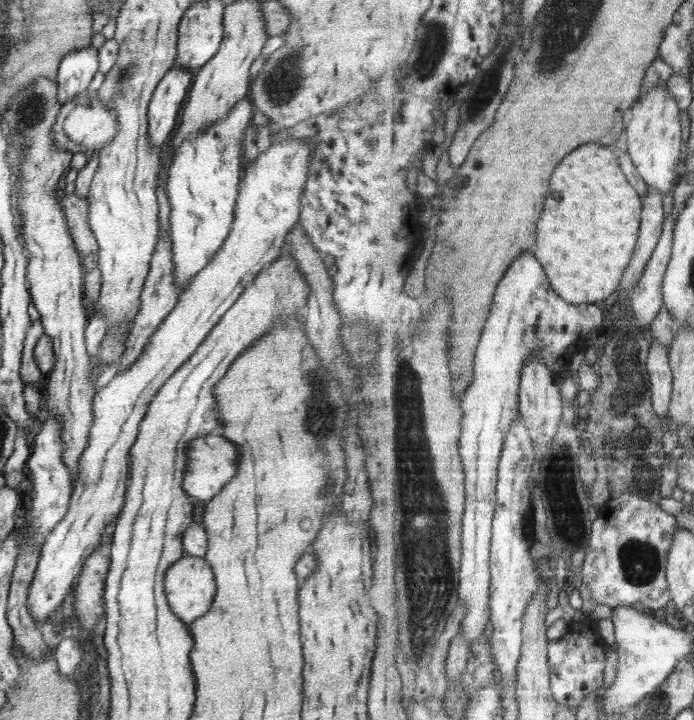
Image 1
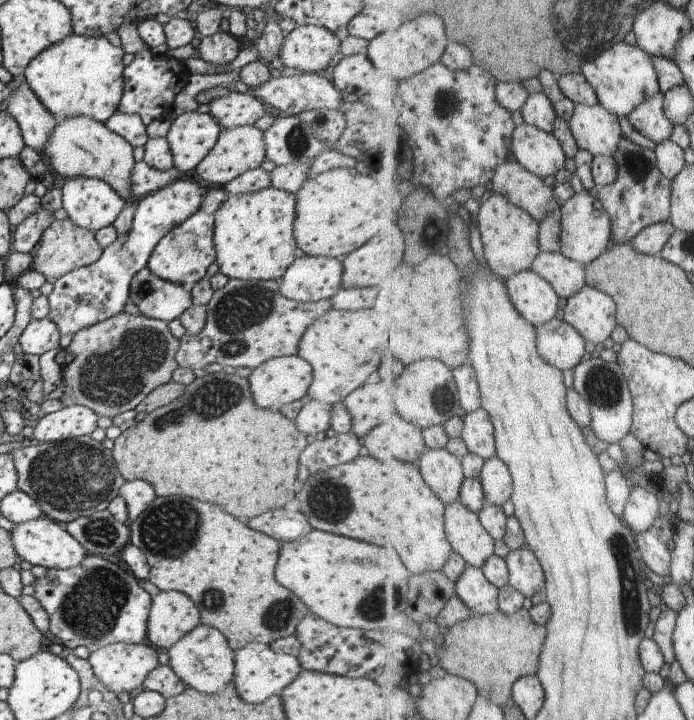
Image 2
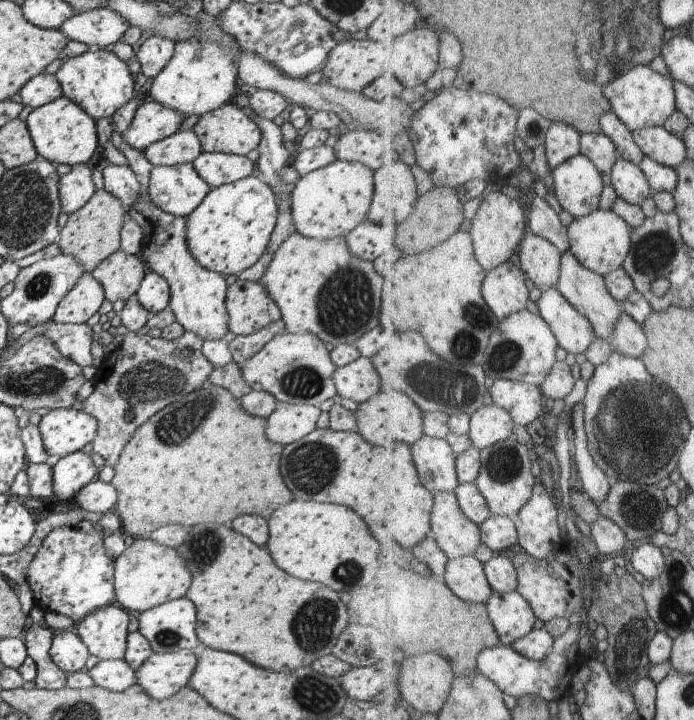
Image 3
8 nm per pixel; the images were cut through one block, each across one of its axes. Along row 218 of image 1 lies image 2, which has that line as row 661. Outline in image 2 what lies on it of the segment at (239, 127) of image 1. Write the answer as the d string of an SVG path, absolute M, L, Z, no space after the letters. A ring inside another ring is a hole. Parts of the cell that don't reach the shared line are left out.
M201 622L168 649L169 665L178 678L188 688L198 692L214 694L220 692L233 680L234 651L230 648L226 637L217 628L203 625Z

